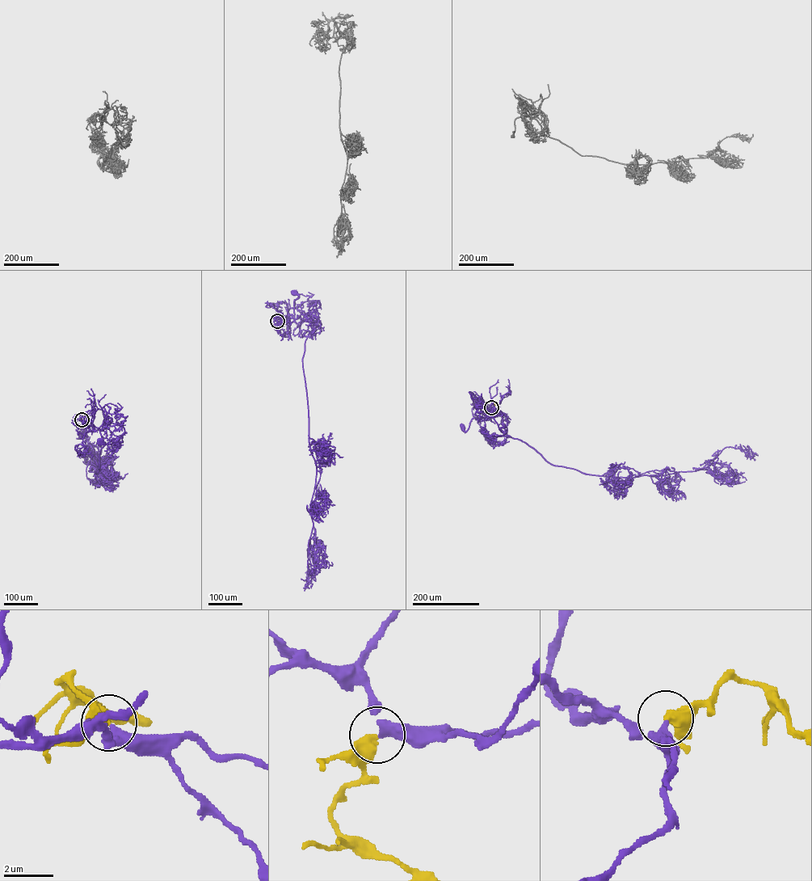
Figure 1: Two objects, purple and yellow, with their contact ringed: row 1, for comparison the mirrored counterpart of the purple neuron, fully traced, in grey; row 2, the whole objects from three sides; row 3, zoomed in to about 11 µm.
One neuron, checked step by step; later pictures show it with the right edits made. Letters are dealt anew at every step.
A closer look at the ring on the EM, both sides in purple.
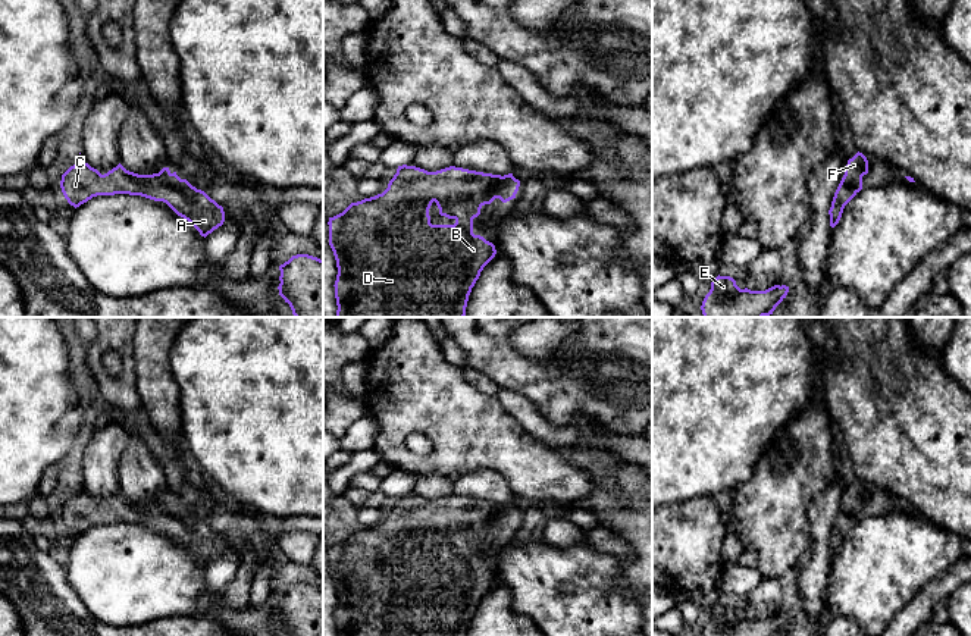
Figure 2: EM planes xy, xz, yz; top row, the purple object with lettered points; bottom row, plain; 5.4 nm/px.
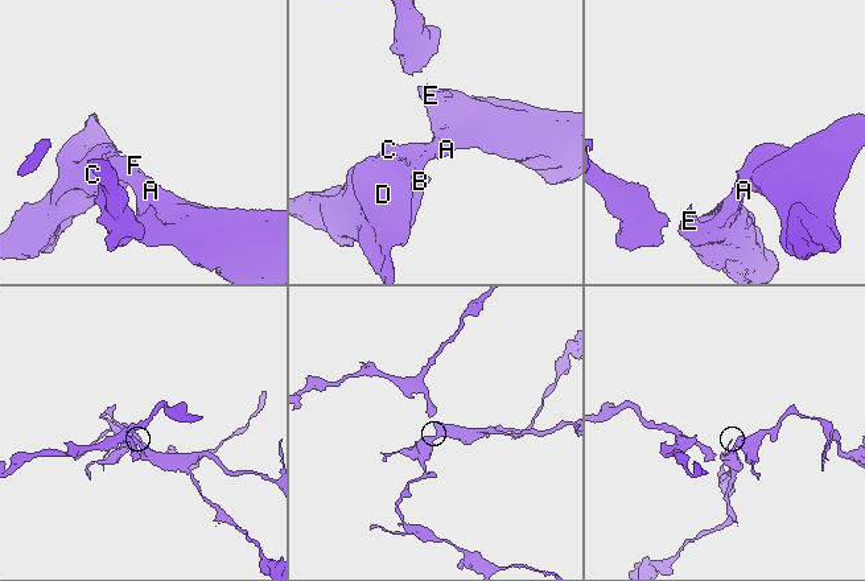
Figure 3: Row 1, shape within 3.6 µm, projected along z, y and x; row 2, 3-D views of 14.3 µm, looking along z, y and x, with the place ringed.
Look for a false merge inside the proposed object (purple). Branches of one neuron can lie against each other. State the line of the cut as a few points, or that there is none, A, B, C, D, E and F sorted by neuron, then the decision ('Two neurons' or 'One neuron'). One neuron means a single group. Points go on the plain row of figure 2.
No split. Groups: A B C D E F. One neuron

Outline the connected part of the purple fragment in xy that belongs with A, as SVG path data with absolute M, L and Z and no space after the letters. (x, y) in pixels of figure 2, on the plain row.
M81 485L81 489L62 504L60 517L75 538L97 524L129 523L163 530L204 567L225 551L222 535L169 496L153 504L138 504L119 492L101 504Z

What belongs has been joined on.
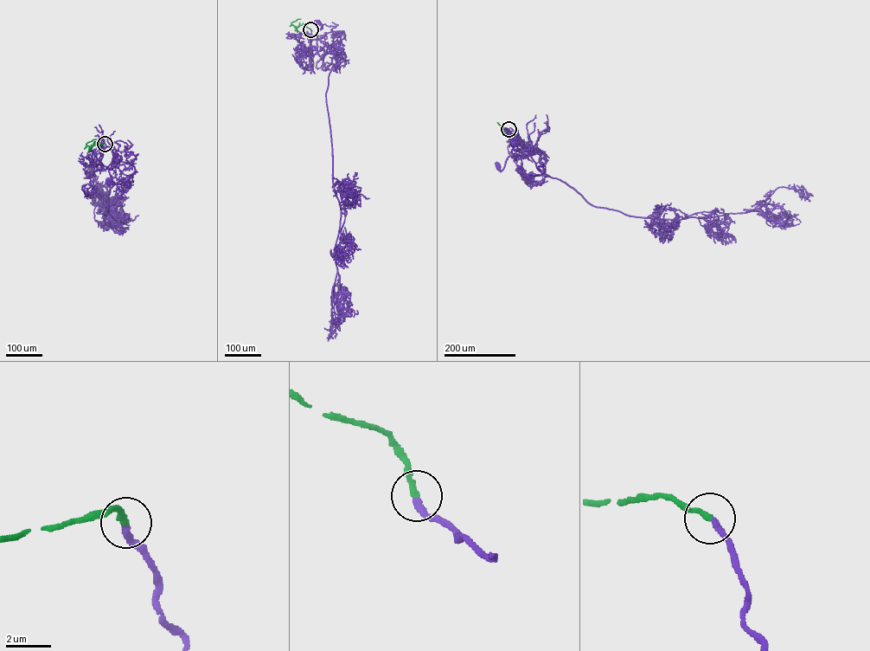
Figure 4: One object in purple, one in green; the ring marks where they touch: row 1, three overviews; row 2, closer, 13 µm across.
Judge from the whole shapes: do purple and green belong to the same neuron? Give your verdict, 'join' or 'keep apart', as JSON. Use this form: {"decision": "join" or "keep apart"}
{"decision": "join"}

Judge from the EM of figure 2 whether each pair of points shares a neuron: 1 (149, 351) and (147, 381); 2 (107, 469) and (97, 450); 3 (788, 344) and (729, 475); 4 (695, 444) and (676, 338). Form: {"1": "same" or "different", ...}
{"1": "same", "2": "same", "3": "same", "4": "same"}

